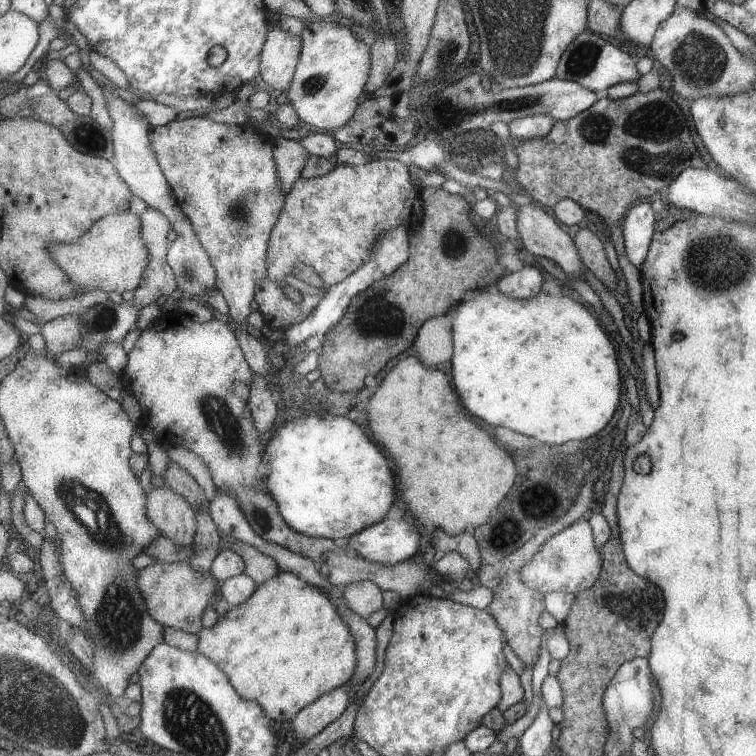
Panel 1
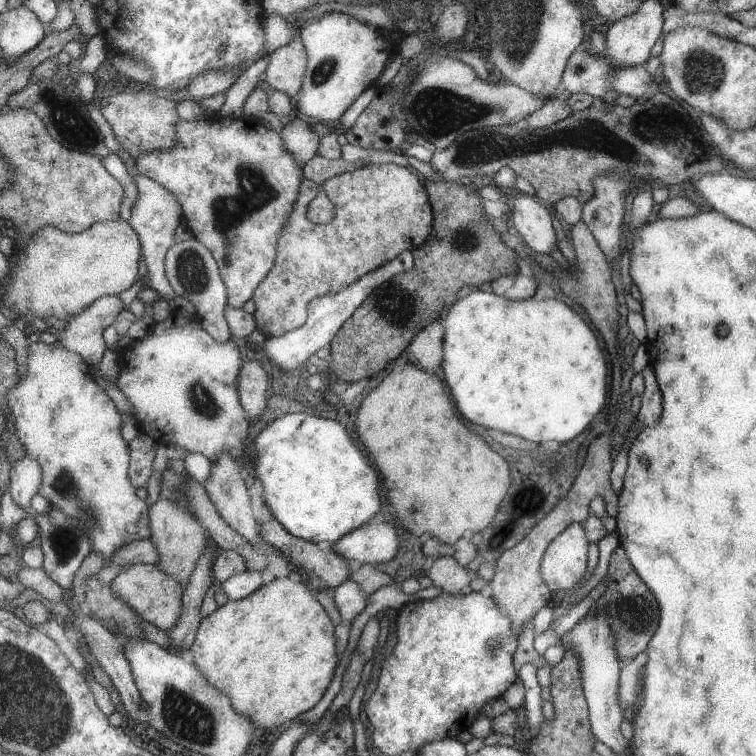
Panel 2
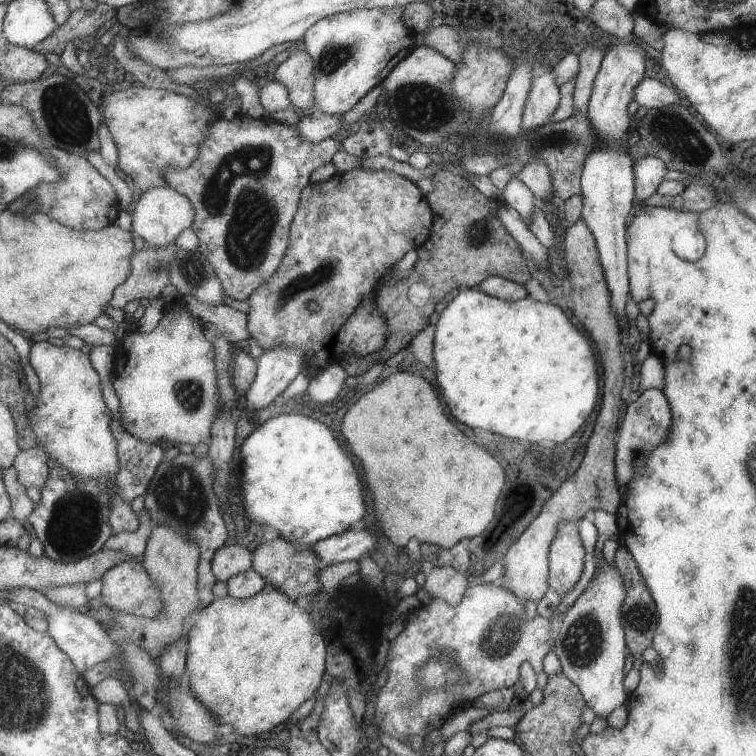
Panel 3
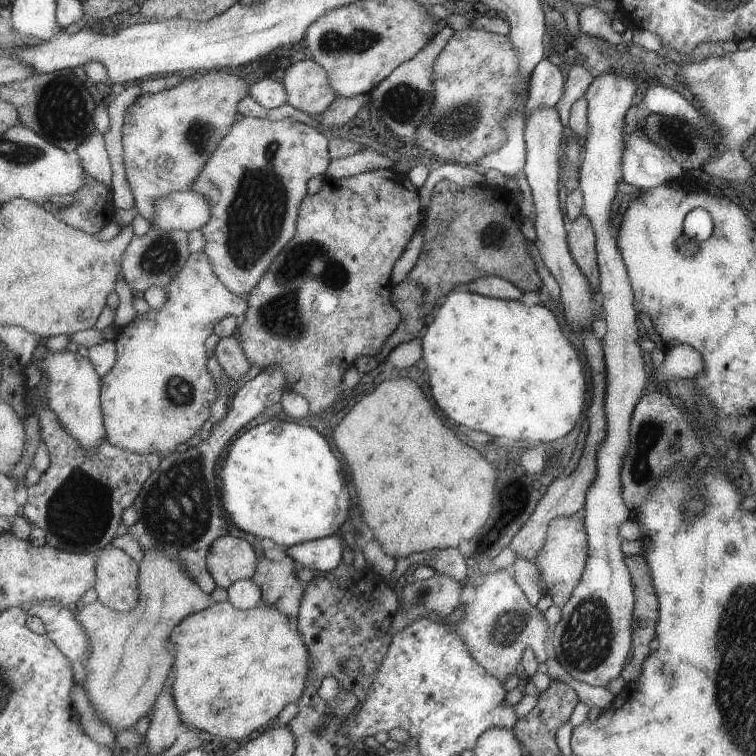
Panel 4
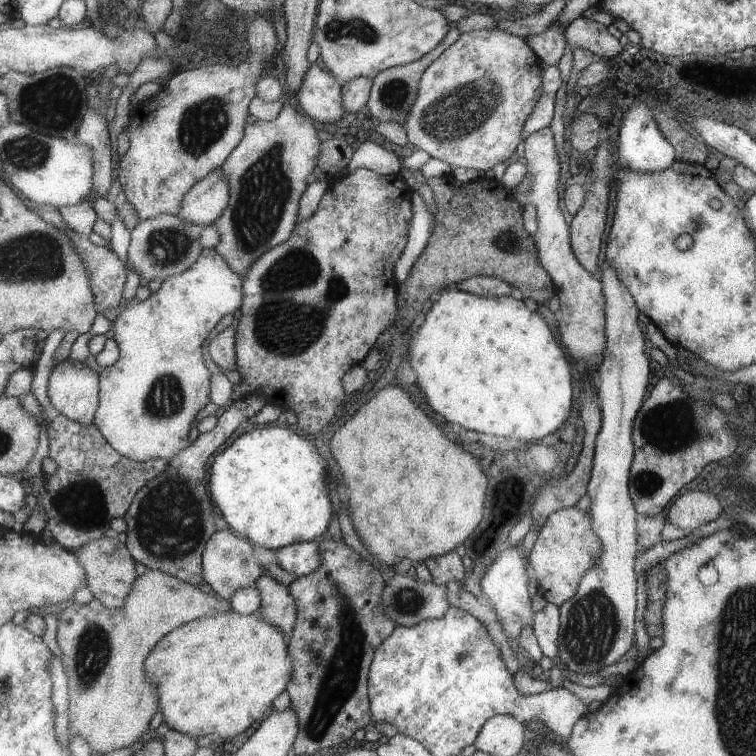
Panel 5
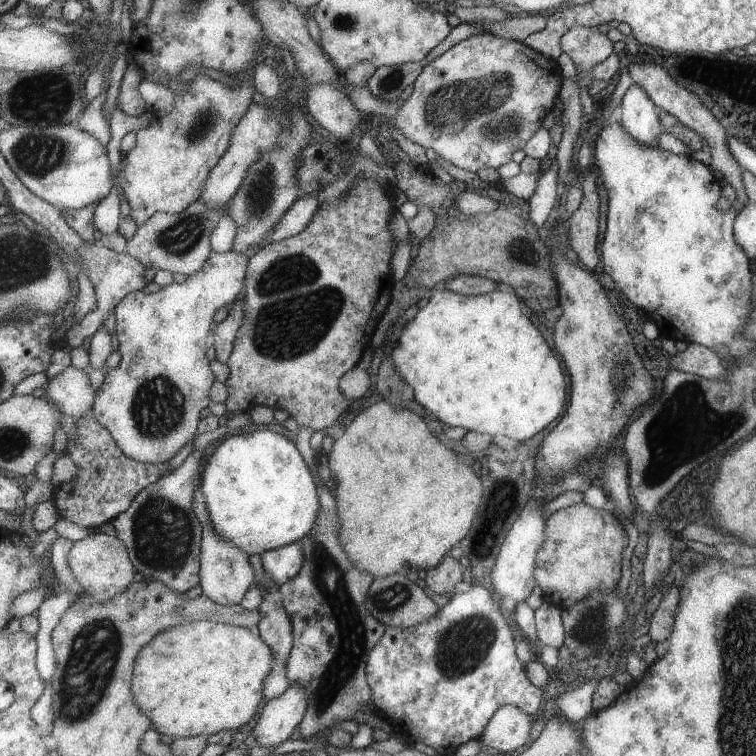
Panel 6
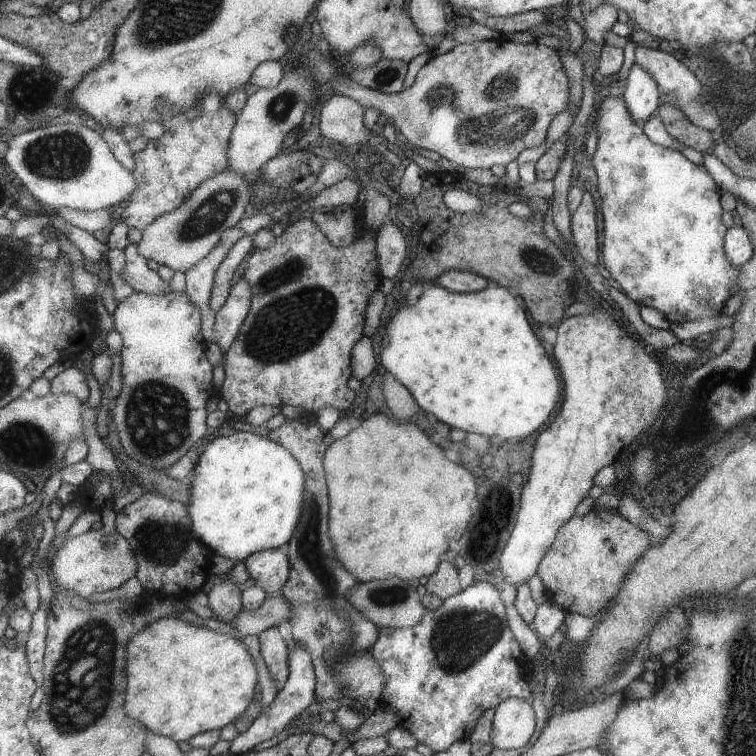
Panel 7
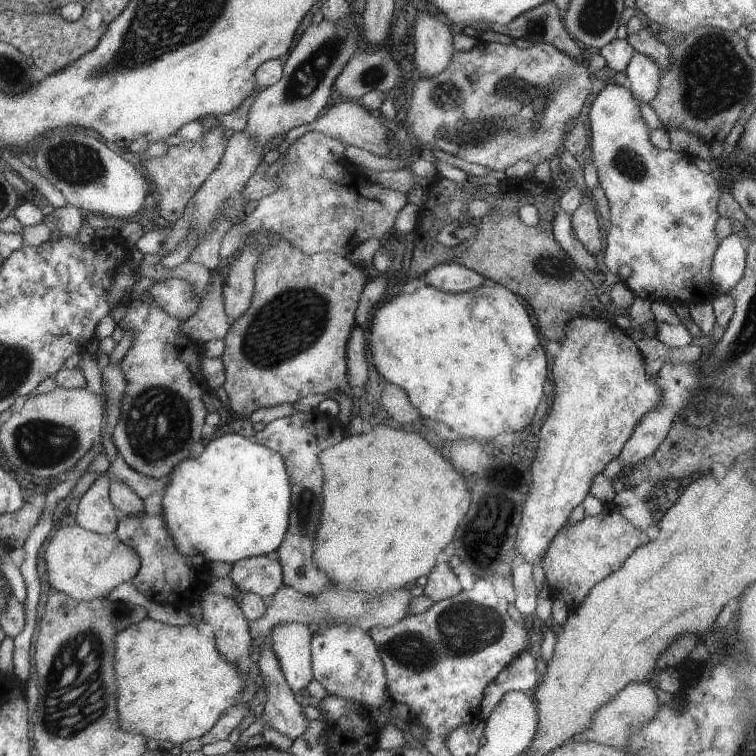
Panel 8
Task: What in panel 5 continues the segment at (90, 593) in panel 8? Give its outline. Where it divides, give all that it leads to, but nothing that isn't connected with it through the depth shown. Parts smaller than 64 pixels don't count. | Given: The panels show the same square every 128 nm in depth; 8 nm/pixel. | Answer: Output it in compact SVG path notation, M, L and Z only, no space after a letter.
M111 534L103 535L94 541L88 542L82 549L75 551L79 562L87 573L88 588L99 602L110 609L120 609L126 600L136 579L133 568L134 557L127 550L124 543L120 543Z

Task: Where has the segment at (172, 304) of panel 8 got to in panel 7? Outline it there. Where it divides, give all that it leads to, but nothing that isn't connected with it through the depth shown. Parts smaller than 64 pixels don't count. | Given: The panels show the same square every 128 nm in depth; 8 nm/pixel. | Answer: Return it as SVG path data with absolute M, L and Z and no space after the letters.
M129 243L123 251L125 265L119 274L133 290L150 295L164 295L171 292L168 282L147 267L147 262L137 252L136 245Z

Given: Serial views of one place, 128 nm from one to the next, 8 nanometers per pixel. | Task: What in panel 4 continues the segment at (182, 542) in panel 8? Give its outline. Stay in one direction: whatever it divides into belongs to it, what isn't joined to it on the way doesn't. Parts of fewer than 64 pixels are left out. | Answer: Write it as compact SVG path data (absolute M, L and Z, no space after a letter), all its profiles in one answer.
M279 417L249 428L228 448L220 469L220 488L223 510L231 518L233 526L262 539L270 538L281 547L281 554L291 557L299 568L324 573L341 562L341 538L333 532L337 532L345 520L349 494L339 462L333 458L323 436L315 430Z

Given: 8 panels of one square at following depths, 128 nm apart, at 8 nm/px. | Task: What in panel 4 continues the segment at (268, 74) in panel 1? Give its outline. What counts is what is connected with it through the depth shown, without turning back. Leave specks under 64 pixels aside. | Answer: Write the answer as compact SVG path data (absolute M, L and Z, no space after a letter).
M309 56L291 63L281 79L286 103L307 112L310 117L320 115L336 97L327 80L326 70Z

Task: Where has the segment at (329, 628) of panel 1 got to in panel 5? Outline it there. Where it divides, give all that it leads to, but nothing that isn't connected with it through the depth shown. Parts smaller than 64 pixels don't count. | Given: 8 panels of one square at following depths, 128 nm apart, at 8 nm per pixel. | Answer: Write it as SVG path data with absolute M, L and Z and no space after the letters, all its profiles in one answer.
M231 610L227 613L216 613L210 617L193 619L179 625L177 629L171 630L150 650L150 654L145 660L145 666L143 666L146 678L154 687L157 687L158 708L160 709L157 717L159 721L163 721L170 729L178 733L185 733L190 737L197 738L211 733L214 736L221 736L221 738L231 738L231 736L235 736L251 726L255 720L261 720L263 712L269 708L271 700L277 696L277 692L285 690L286 686L289 685L291 676L293 676L293 664L291 664L289 650L287 650L283 636L284 634L274 624L266 623L257 614L240 615Z

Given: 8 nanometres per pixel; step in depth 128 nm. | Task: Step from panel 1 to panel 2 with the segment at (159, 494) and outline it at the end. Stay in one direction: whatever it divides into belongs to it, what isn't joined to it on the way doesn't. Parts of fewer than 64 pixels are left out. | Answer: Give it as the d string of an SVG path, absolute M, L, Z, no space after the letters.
M158 498L148 510L150 521L148 539L156 546L159 556L155 566L166 575L178 580L184 589L190 580L190 574L194 572L195 563L208 544L206 531L193 516L169 499Z

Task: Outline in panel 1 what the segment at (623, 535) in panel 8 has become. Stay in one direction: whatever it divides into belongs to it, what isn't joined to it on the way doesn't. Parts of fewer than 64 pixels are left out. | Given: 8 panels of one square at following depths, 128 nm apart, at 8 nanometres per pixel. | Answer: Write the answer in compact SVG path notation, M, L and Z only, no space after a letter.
M577 520L542 542L538 552L522 566L520 578L528 587L543 595L553 591L577 594L594 584L601 572L601 566L601 554L595 550L589 523Z

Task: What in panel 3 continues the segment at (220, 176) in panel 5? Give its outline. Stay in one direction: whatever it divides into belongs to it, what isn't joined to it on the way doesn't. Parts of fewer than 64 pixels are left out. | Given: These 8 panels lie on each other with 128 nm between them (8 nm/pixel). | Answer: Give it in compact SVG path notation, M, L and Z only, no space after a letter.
M151 187L141 193L135 210L131 215L132 232L143 238L145 244L153 248L163 248L183 230L192 225L194 210L185 195L179 194L169 187Z

